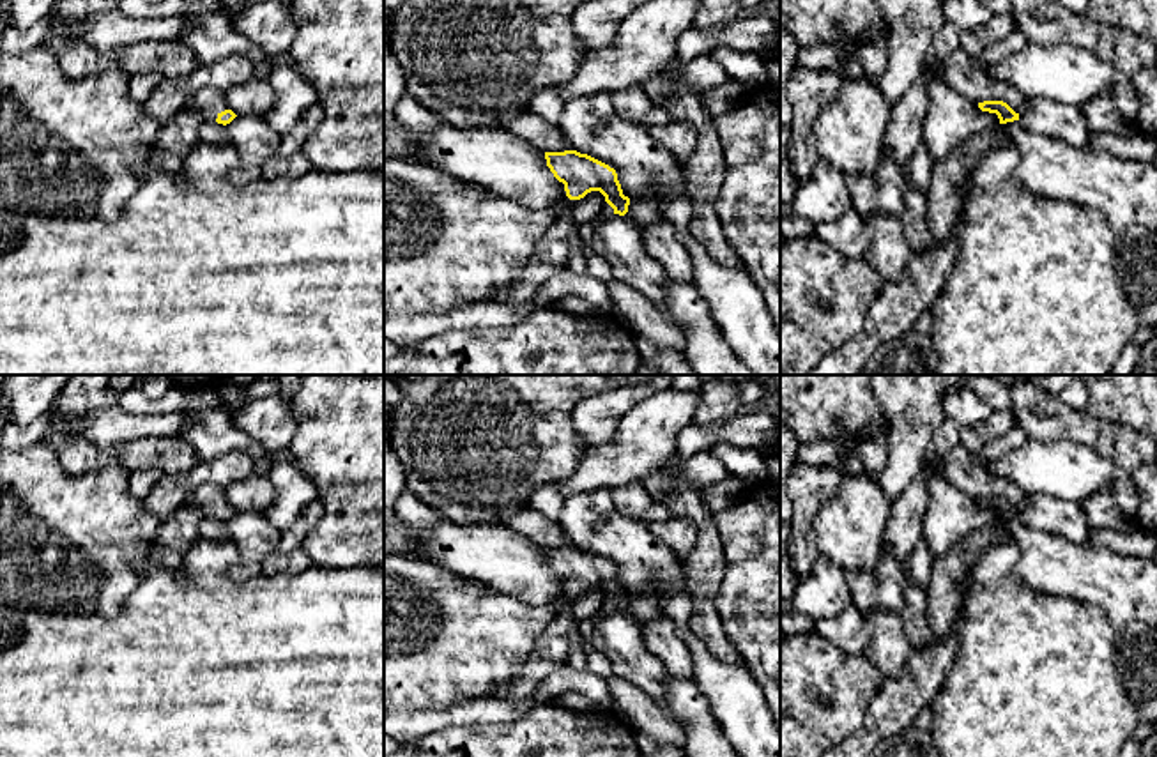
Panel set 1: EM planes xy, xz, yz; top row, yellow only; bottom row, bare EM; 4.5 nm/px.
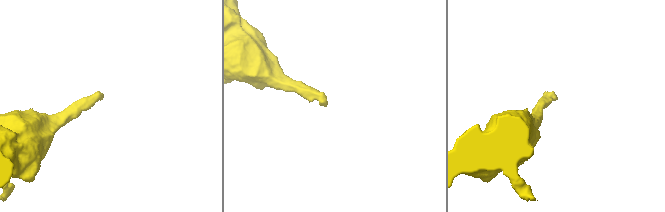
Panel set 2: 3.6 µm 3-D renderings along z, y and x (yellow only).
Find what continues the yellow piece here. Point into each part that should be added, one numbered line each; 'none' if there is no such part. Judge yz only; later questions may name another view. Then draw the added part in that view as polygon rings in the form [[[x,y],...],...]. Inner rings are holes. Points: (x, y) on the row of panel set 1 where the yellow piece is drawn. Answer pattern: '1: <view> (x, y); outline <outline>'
1: yz (1062, 122); outline [[[1028,97],[1028,103],[1030,108],[1019,115],[1026,129],[1072,147],[1086,147],[1090,143],[1092,131],[1081,108],[1037,97]]]

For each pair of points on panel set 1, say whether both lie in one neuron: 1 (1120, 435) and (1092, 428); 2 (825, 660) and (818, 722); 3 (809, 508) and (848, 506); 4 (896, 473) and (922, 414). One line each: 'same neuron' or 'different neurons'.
1: same neuron
2: same neuron
3: different neurons
4: same neuron

